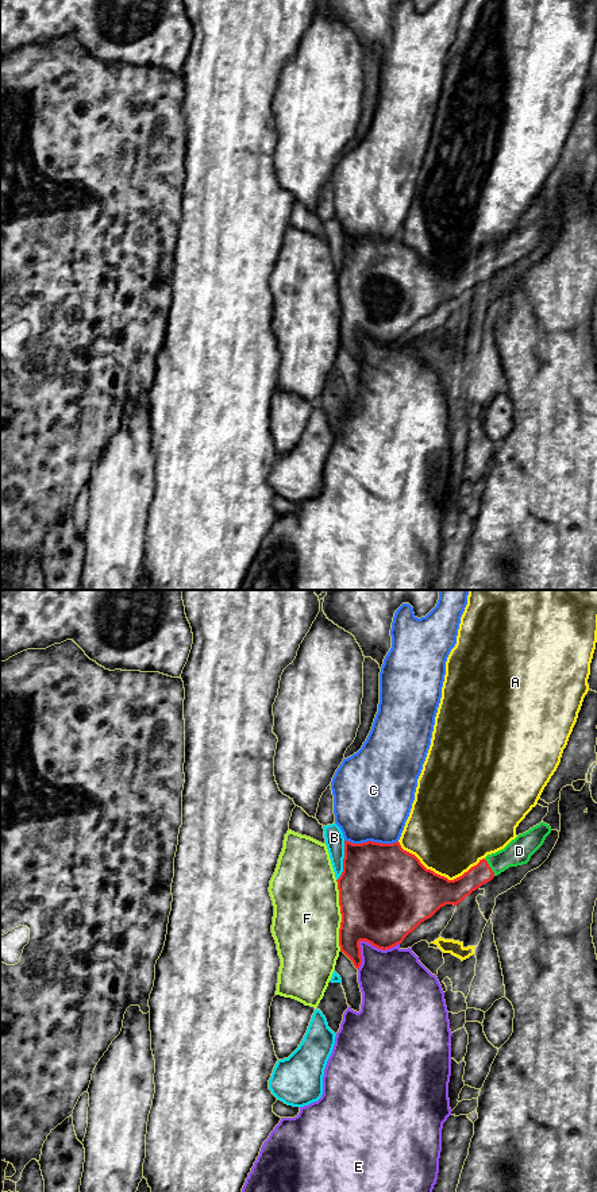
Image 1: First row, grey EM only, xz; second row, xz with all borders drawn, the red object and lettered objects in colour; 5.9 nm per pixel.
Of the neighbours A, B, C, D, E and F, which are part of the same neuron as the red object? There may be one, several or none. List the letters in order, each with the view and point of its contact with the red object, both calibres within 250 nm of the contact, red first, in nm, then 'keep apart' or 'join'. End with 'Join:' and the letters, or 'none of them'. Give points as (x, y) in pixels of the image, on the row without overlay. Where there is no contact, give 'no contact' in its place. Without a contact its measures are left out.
A: meets red in xz at (439, 270); 420 nm thick on the red side, 460 nm on the other; keep apart
B: meets red in xz at (343, 255); 460 nm thick on the red side, 110 nm on the other; keep apart
C: meets red in xz at (372, 236); 460 nm thick on the red side, 460 nm on the other; keep apart
D: meets red in xz at (489, 262); 140 nm thick on the red side, 160 nm on the other; join
E: meets red in xz at (365, 335); 500 nm thick on the red side, 320 nm on the other; keep apart
F: meets red in xz at (342, 311); 500 nm thick on the red side, 400 nm on the other; keep apart
Join: D

